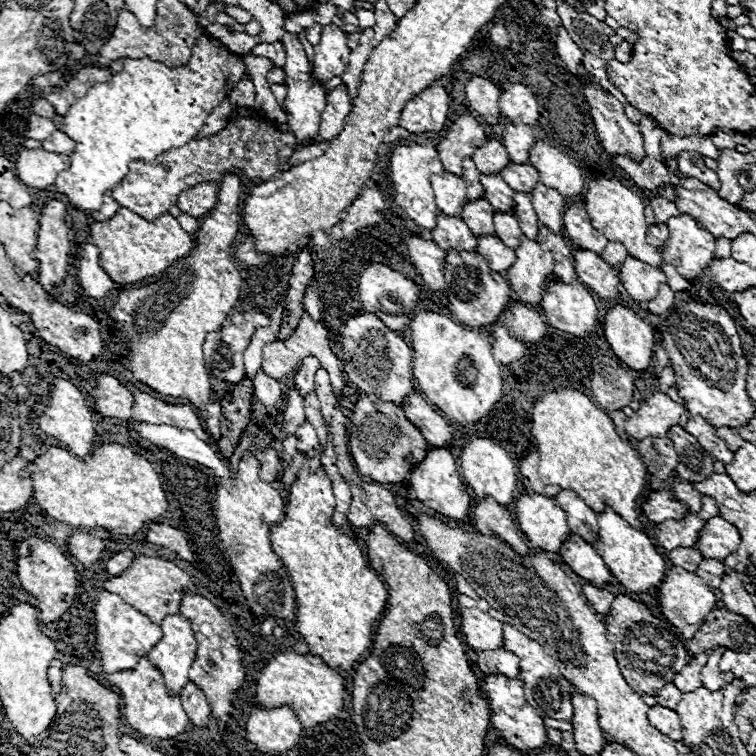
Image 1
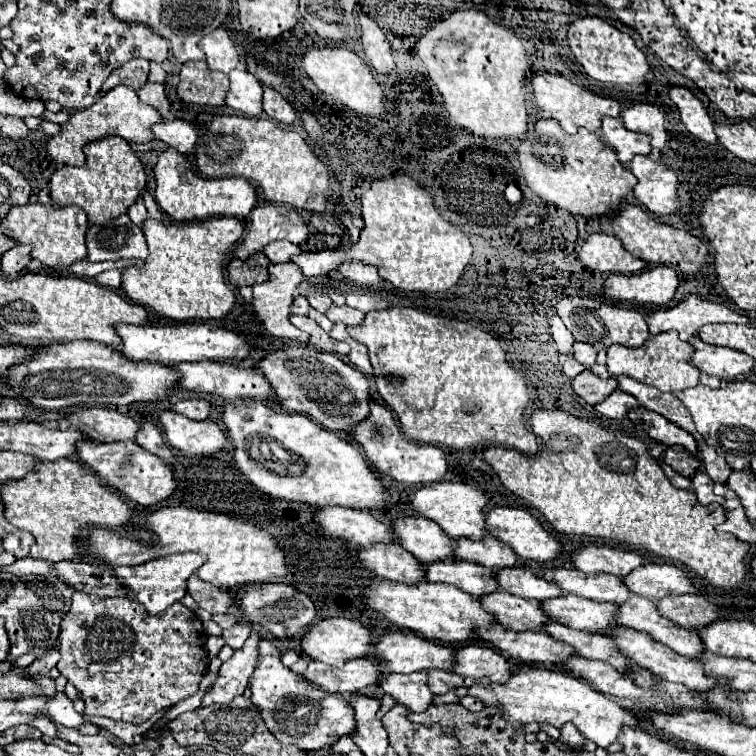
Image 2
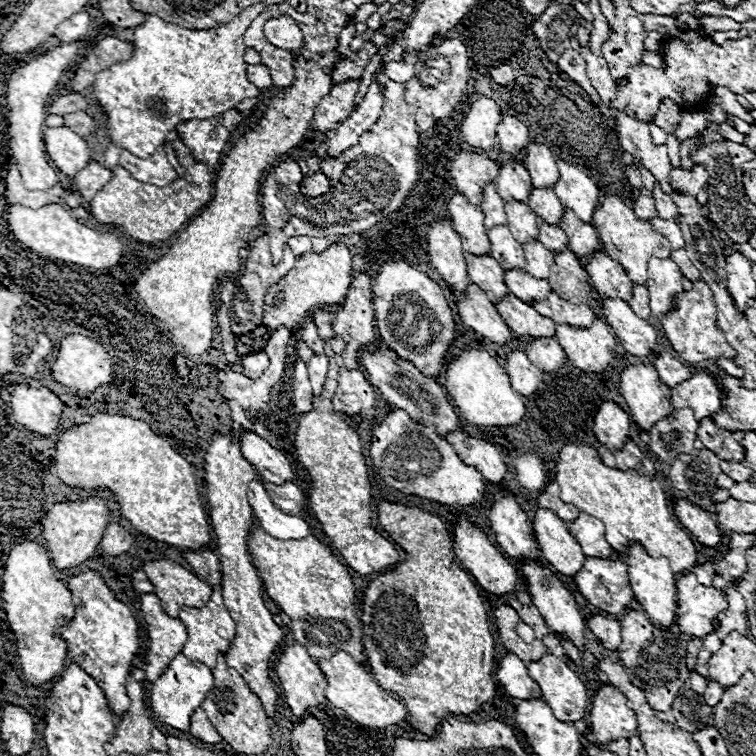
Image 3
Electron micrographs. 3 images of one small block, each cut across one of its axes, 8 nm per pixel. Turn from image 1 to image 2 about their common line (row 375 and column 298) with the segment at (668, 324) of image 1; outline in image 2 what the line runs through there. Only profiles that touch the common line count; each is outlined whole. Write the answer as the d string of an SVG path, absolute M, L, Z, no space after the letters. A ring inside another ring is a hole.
M262 640L258 652L258 664L250 678L250 700L260 708L264 724L280 744L294 744L302 750L320 750L354 730L354 710L342 694L328 694L318 686L312 686L304 676L286 668L280 650L272 642Z

